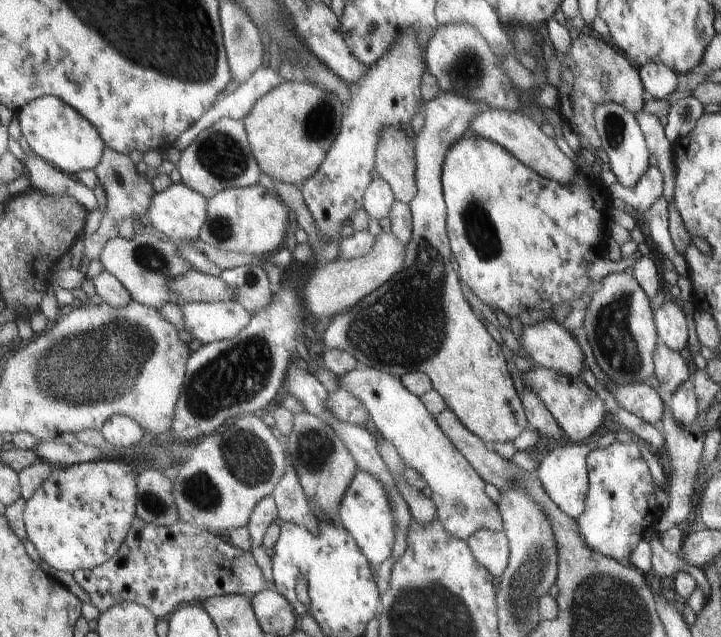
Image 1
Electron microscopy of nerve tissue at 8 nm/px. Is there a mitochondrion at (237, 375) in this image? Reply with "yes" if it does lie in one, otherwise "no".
yes

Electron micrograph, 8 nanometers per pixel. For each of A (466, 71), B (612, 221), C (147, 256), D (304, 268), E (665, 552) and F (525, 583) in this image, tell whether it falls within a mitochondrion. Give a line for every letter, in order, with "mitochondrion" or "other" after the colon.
A: mitochondrion
B: other
C: mitochondrion
D: other
E: other
F: mitochondrion

